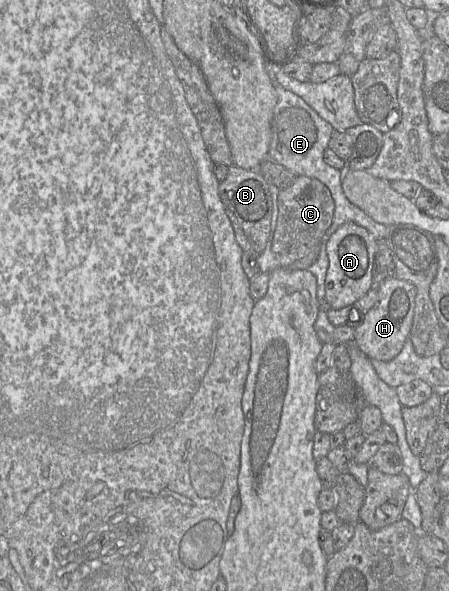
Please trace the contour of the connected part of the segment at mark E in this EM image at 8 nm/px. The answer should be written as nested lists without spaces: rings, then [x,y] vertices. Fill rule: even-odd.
[[[273,77],[273,86],[278,95],[278,101],[273,110],[271,121],[271,141],[268,149],[268,159],[275,161],[293,172],[296,176],[316,178],[328,187],[334,200],[335,210],[331,226],[324,234],[316,261],[307,269],[316,277],[317,299],[325,298],[325,279],[329,266],[325,250],[327,239],[344,223],[353,222],[369,231],[378,240],[385,238],[388,226],[374,221],[369,215],[345,196],[342,189],[343,170],[338,170],[324,161],[324,152],[334,128],[323,120],[301,97],[283,88]]]

